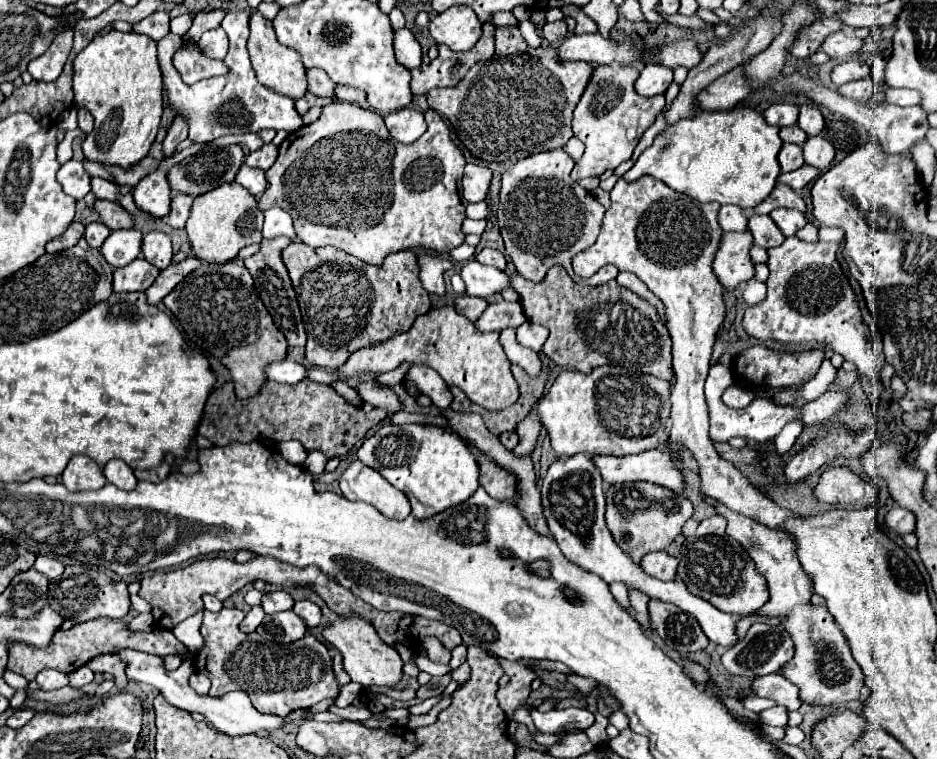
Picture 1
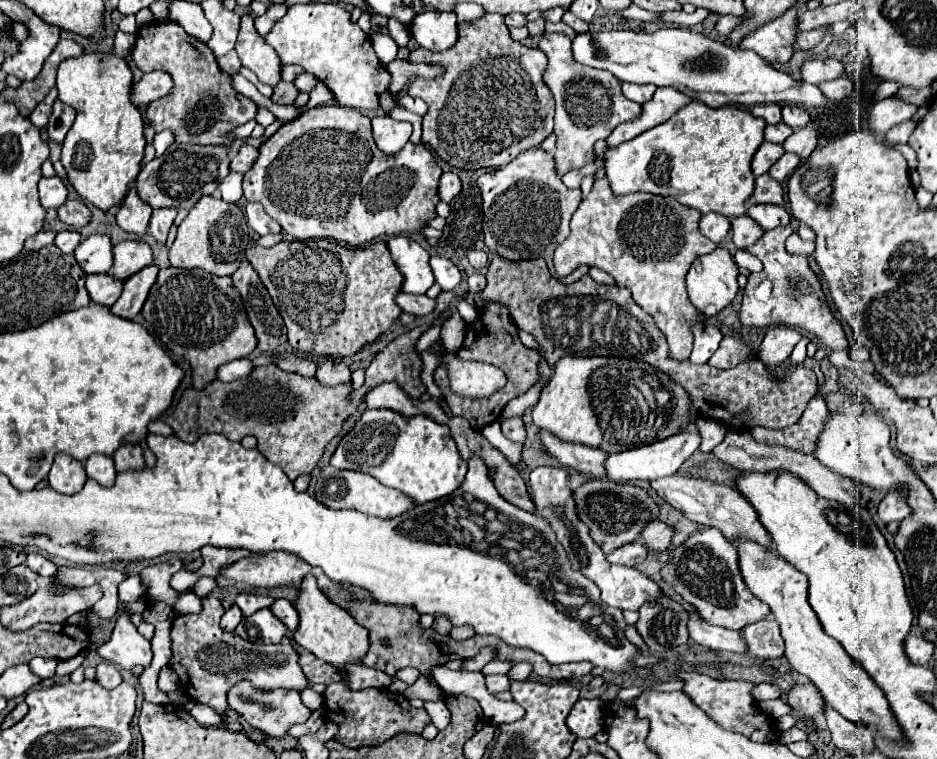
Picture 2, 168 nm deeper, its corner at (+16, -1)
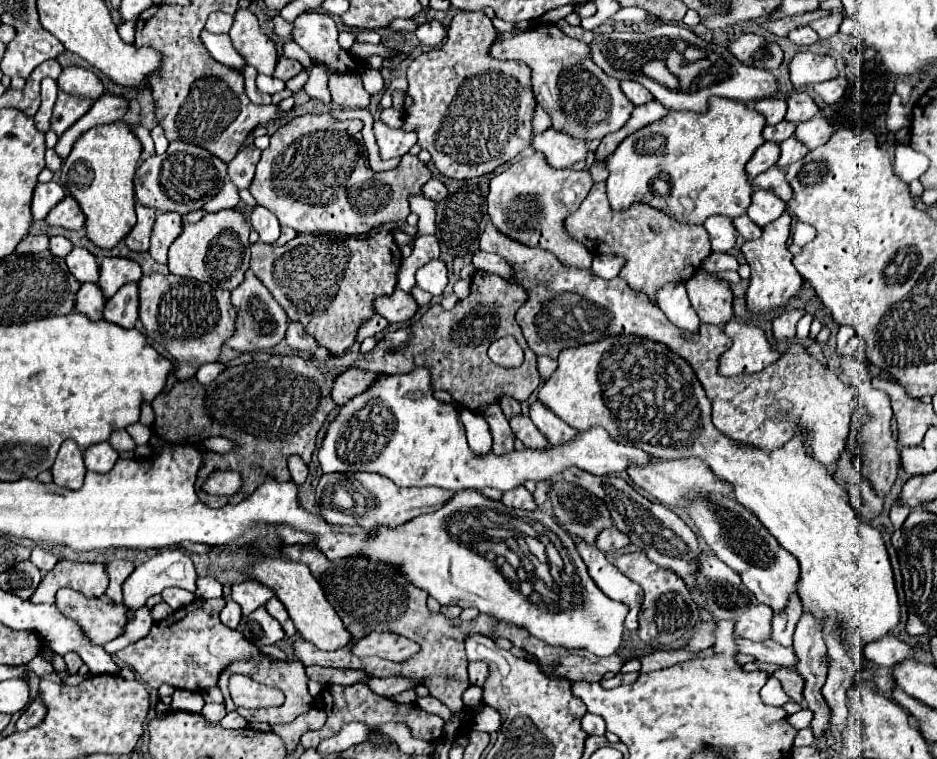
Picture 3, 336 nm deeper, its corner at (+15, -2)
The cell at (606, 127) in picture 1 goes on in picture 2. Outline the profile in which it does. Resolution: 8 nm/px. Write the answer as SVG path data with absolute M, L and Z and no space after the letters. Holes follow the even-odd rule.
M544 33L536 45L538 49L544 51L544 55L548 57L548 67L544 71L544 83L548 85L548 89L554 95L556 101L556 113L554 113L554 133L558 137L556 141L556 151L554 151L554 159L556 159L556 167L558 173L564 175L570 169L578 169L584 167L586 163L594 163L594 143L598 139L606 139L616 125L624 123L624 121L632 121L640 115L642 105L628 101L622 91L620 91L620 81L608 73L608 71L596 71L596 69L588 69L584 65L580 65L578 61L574 61L572 57L572 39L562 35L562 33Z

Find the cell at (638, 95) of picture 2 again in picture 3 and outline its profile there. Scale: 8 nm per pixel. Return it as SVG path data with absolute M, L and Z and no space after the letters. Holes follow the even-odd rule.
M623 80L623 82L621 82L621 90L625 92L625 96L627 96L635 106L653 100L653 94L649 94L649 90L645 90L641 84L637 84L637 82L633 82L633 80Z

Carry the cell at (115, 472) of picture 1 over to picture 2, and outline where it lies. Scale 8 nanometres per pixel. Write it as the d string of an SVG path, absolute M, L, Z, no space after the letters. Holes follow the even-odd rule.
M92 455L84 461L86 475L90 479L96 479L100 485L108 487L116 479L116 469L114 469L114 459L108 455Z

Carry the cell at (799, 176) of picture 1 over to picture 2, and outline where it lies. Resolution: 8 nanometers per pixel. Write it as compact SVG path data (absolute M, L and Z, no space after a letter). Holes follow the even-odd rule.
M784 153L782 157L780 157L780 161L776 161L776 165L772 165L770 167L770 171L768 171L768 175L772 177L772 179L776 179L776 181L784 181L794 169L796 169L796 165L800 163L800 157L796 155L796 153Z

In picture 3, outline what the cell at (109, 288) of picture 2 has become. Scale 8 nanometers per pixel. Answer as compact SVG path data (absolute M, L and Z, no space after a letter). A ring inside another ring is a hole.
M85 282L85 284L81 284L81 290L77 294L75 308L81 314L87 314L91 320L101 320L103 310L105 310L105 302L107 302L107 298L105 298L103 290L97 284Z

